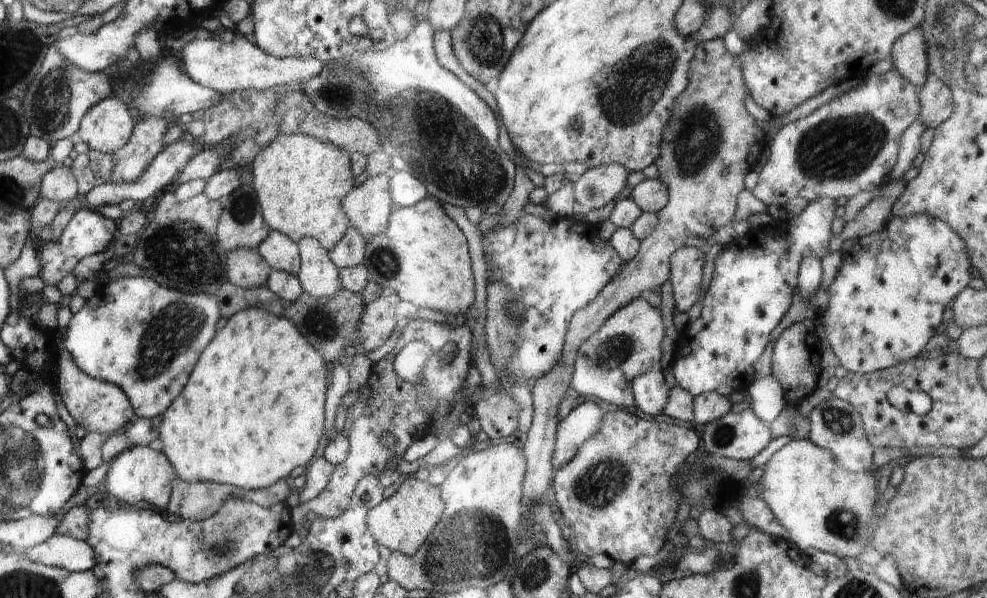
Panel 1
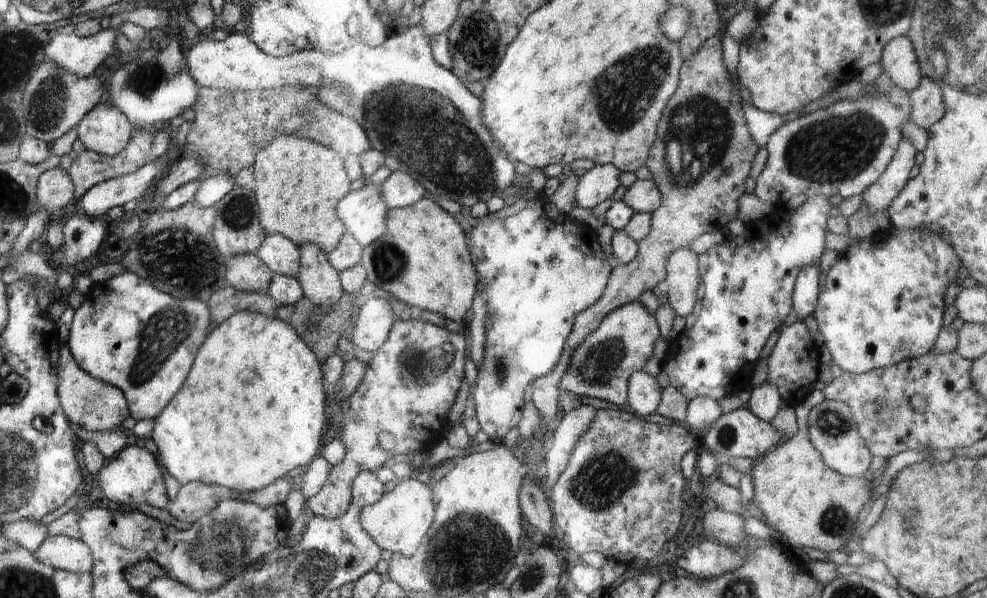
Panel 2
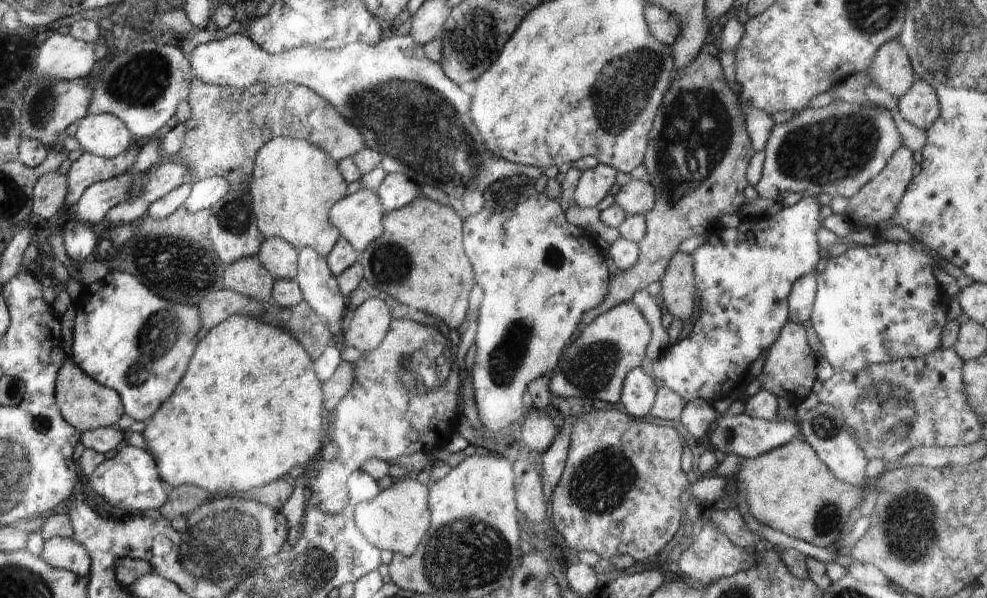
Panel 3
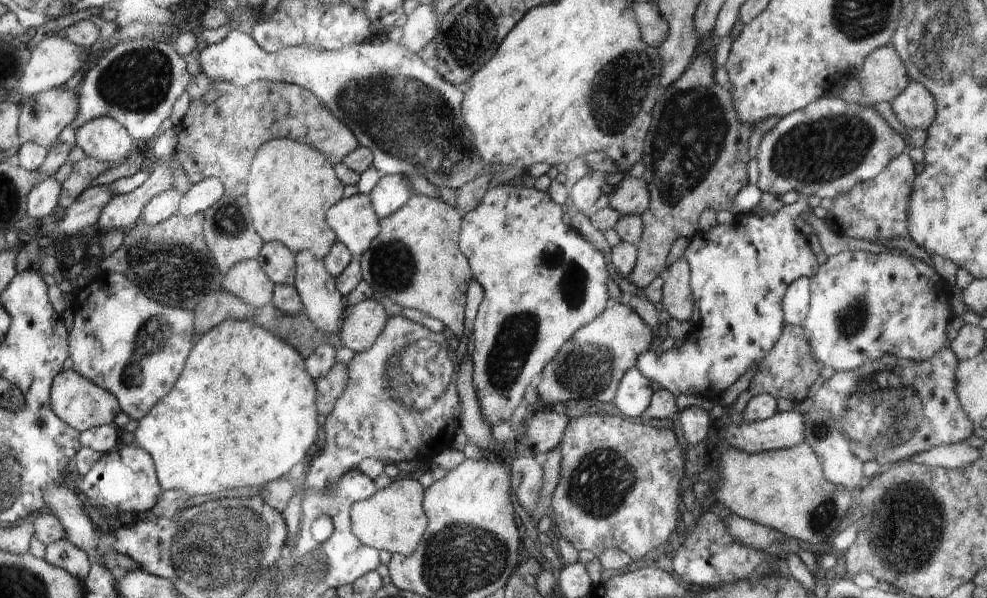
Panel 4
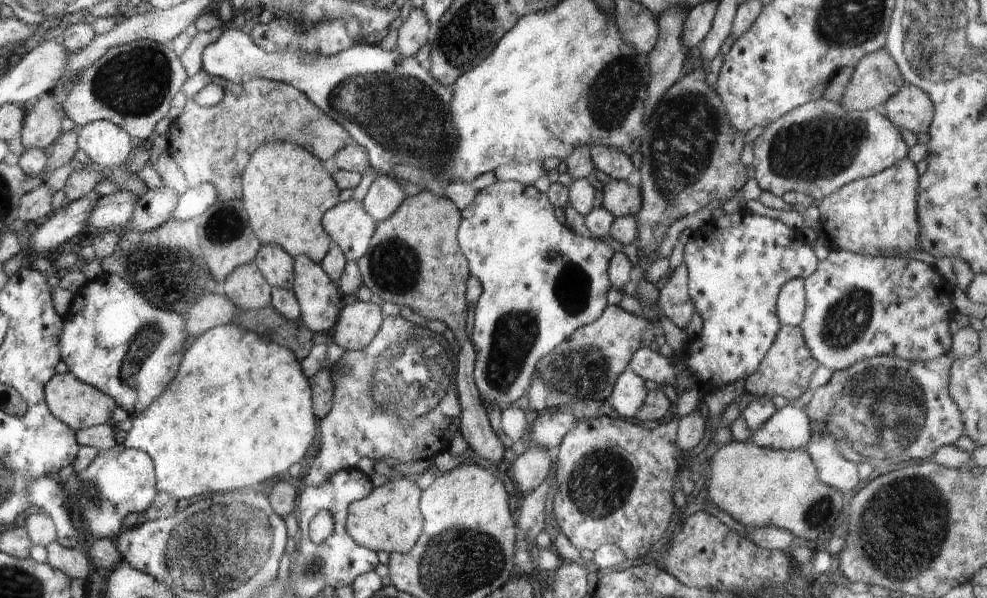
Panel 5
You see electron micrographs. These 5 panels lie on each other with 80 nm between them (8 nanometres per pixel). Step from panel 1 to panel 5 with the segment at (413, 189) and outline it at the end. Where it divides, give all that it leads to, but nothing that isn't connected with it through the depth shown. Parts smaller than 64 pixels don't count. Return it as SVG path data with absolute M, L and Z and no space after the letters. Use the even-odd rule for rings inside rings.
M379 174L362 202L374 220L380 222L392 216L405 198L401 180Z

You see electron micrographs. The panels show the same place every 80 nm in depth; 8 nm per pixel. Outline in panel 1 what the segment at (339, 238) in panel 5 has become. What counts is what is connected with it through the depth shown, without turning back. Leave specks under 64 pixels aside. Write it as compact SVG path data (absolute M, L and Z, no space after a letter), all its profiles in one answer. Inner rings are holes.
M385 174L368 177L367 180L352 190L343 202L343 209L351 220L350 228L356 227L365 240L368 237L386 232L391 206L389 178Z

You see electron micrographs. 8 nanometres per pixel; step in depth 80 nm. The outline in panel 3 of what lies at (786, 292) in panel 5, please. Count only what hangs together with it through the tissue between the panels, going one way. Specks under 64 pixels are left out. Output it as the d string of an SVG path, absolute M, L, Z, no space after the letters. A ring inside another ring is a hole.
M816 271L796 279L789 294L790 319L802 324L811 318L817 291Z

